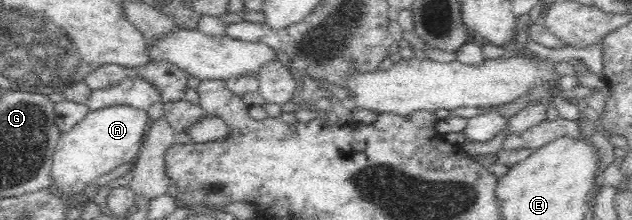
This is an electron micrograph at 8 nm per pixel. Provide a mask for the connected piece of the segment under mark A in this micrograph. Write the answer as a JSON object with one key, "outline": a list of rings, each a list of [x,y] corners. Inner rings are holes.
{"outline":[[[123,104],[90,111],[85,119],[77,123],[71,131],[61,133],[52,157],[51,185],[49,185],[49,188],[63,197],[66,195],[81,195],[84,188],[95,183],[95,180],[101,175],[111,173],[115,167],[123,165],[123,163],[134,164],[142,146],[143,138],[149,131],[150,123],[151,121],[145,111]]]}

